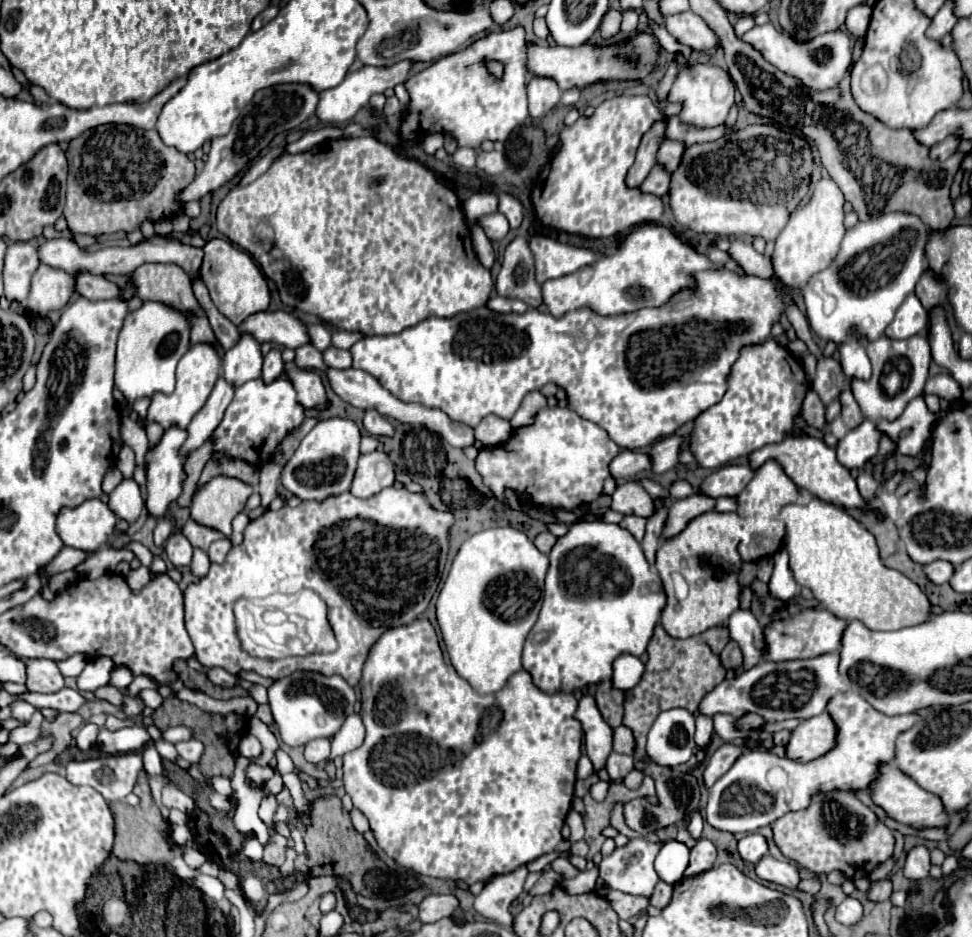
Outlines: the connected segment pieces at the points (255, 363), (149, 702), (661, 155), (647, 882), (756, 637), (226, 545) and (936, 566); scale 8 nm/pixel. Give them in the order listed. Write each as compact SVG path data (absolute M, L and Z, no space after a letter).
M241 335L241 341L223 353L223 377L227 383L239 387L251 379L261 377L263 355L253 337Z
M145 689L145 691L139 693L139 697L143 697L145 705L151 707L151 709L159 709L163 705L163 697L159 695L157 689Z
M663 141L657 149L657 165L661 165L667 173L673 173L679 167L683 149L685 145L679 145L677 141Z
M631 839L625 847L617 847L599 863L599 877L611 889L631 895L651 895L659 877L653 869L661 843Z
M737 609L729 617L727 627L729 627L731 639L737 641L743 651L743 669L751 669L759 661L763 661L763 655L767 651L767 643L763 637L763 629L751 611Z
M219 539L219 541L211 543L207 555L209 555L209 559L213 563L223 563L225 557L227 557L227 553L229 553L229 549L231 549L231 541L229 539Z
M933 561L929 565L923 565L923 573L927 575L927 579L935 585L943 585L951 579L951 573L955 571L955 567L949 561Z

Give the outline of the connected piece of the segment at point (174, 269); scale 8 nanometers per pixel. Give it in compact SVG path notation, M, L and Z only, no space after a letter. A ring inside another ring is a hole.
M141 265L139 269L135 269L133 277L129 279L129 285L135 285L135 293L143 301L159 301L159 303L165 303L165 305L185 313L189 319L189 327L191 327L191 335L189 335L191 345L209 343L217 351L221 351L221 345L219 345L219 341L217 341L217 337L209 325L209 319L193 295L191 277L179 265Z

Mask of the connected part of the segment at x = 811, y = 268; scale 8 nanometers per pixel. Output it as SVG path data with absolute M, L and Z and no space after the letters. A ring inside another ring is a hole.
M821 179L813 185L809 201L791 215L789 223L775 241L773 267L777 277L783 279L789 289L801 289L811 275L831 265L839 251L843 233L843 193L833 179Z

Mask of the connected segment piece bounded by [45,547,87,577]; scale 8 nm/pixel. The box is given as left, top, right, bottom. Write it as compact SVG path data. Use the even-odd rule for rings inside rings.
M63 547L59 551L59 555L51 563L45 565L45 575L51 577L55 573L63 573L63 571L75 569L85 557L87 557L87 553L79 553L79 549L67 549L67 547Z

